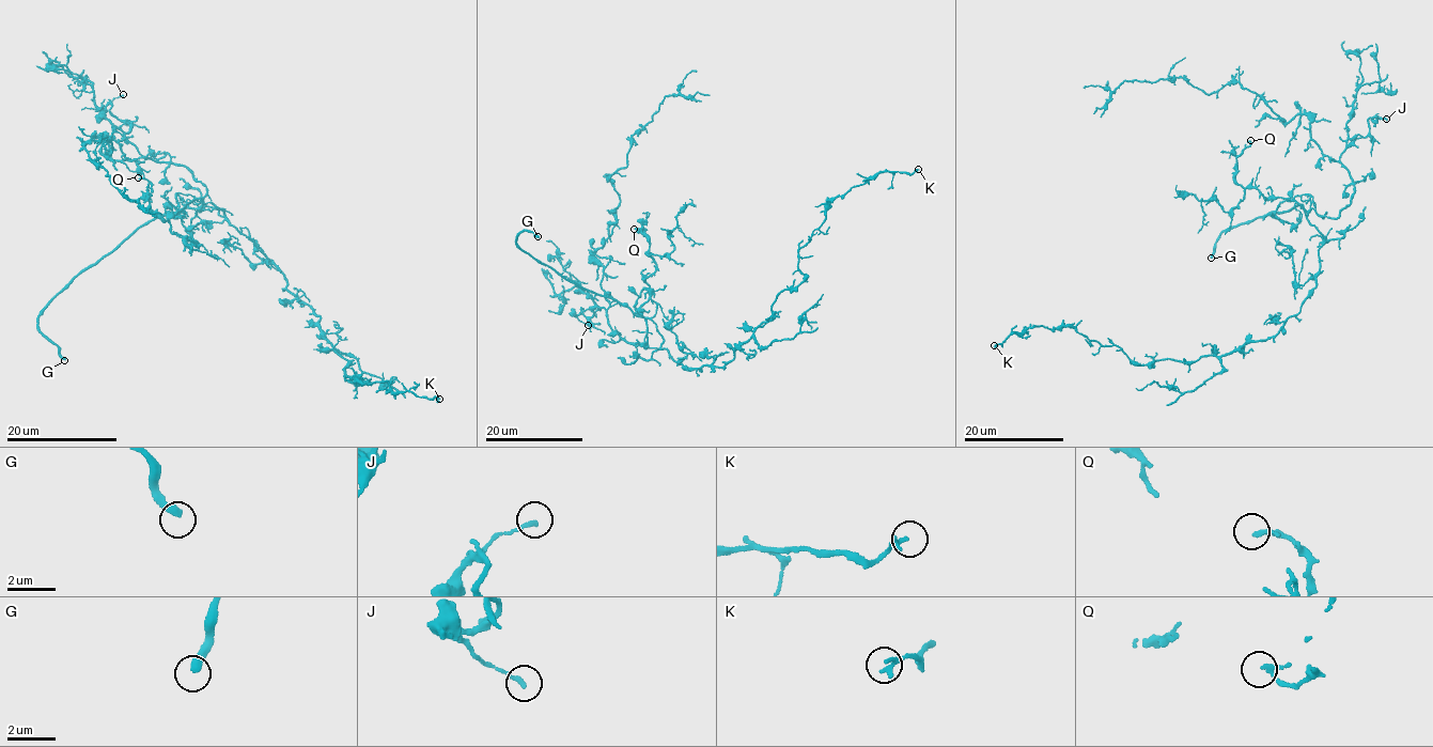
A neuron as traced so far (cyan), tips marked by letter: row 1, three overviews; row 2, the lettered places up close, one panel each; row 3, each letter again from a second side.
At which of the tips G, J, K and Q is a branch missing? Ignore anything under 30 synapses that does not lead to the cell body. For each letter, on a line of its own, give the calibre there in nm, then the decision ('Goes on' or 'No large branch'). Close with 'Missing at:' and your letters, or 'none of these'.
G: Thickness 320 nm. Goes on
J: Thickness 170 nm. No large branch
K: Thickness 100 nm. No large branch
Q: Thickness 190 nm. No large branch
Missing at: G

